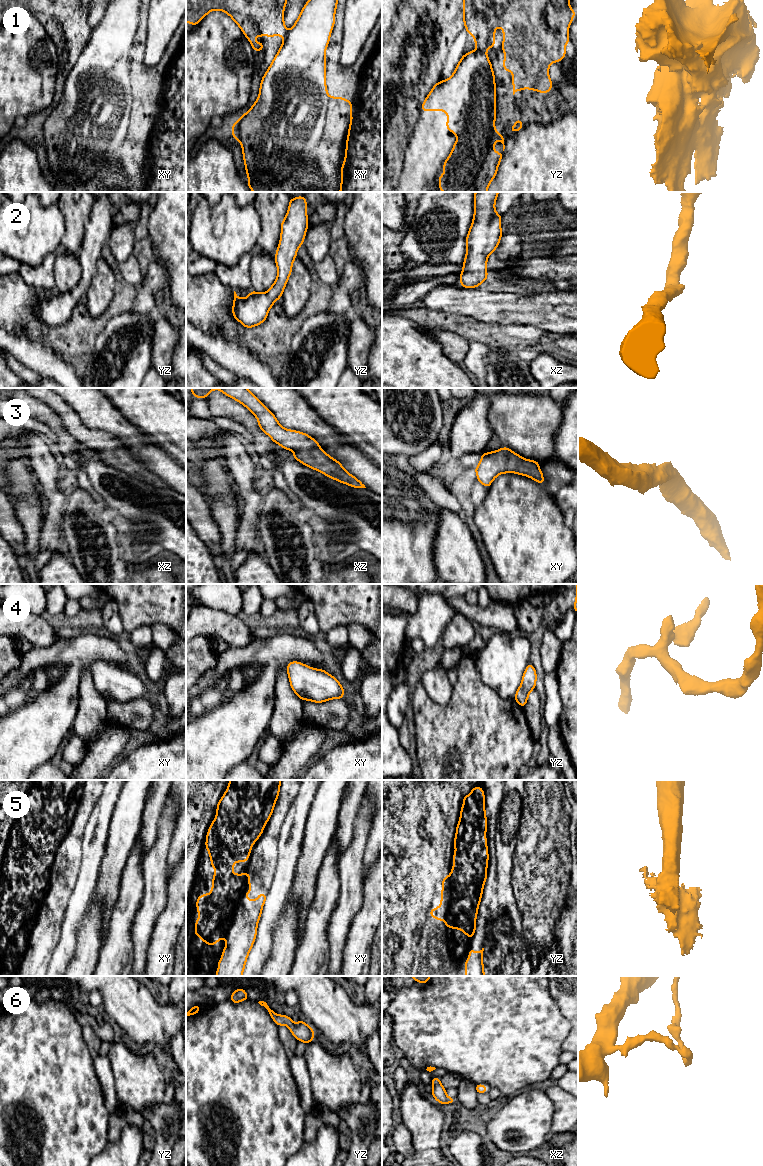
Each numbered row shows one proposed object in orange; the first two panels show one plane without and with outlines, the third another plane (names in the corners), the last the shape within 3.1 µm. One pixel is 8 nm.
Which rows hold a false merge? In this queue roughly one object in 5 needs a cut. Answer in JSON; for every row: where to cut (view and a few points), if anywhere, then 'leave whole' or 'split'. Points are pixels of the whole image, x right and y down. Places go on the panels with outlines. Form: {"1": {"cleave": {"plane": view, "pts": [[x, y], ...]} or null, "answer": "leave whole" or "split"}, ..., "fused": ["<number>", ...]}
{"1": {"cleave": null, "answer": "leave whole"}, "2": {"cleave": null, "answer": "leave whole"}, "3": {"cleave": null, "answer": "leave whole"}, "4": {"cleave": null, "answer": "leave whole"}, "5": {"cleave": null, "answer": "leave whole"}, "6": {"cleave": {"plane": "yz", "pts": [[293, 1023], [289, 1028]]}, "answer": "split"}, "fused": ["6"]}

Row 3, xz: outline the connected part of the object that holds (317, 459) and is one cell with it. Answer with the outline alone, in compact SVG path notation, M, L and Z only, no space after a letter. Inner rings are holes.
M190 388L195 398L202 399L215 389L243 404L257 418L260 429L274 443L286 450L294 451L292 457L303 465L351 487L366 488L361 481L347 472L339 461L322 450L319 443L310 435L283 428L275 415L247 388Z

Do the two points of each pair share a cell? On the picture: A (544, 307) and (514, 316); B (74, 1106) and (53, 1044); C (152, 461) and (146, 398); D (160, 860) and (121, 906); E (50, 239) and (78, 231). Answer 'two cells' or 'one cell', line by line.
A: one cell
B: one cell
C: two cells
D: two cells
E: two cells

